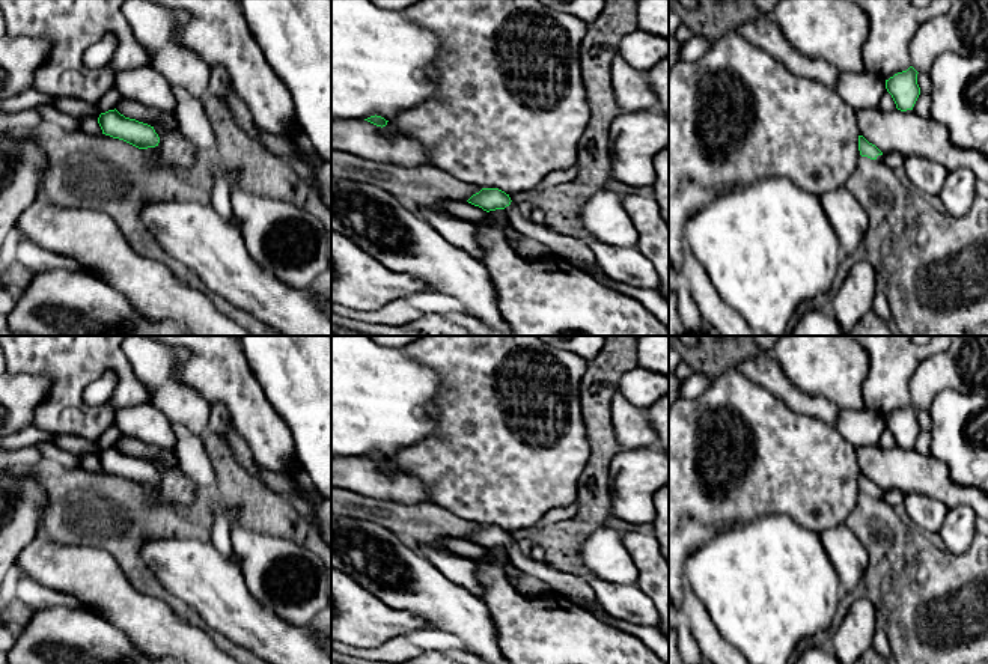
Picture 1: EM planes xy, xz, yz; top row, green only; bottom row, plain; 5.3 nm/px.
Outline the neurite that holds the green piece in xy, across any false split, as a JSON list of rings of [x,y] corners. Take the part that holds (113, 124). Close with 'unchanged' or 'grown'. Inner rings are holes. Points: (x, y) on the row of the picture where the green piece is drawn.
[[[116,108],[101,113],[98,123],[102,134],[124,140],[139,149],[155,148],[160,143],[154,126],[125,117]]]; unchanged

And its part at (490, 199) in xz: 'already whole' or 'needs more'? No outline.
needs more

